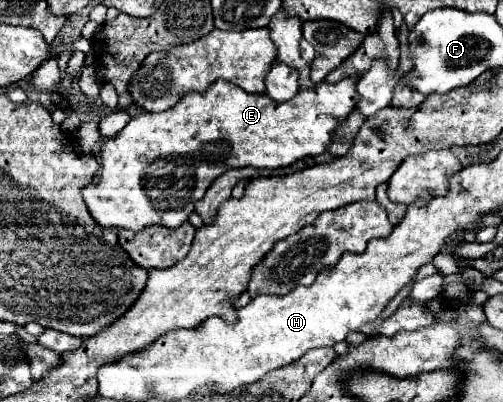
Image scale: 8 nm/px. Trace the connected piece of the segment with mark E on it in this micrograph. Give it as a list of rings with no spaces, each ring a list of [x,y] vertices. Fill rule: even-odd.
[[[349,75],[335,85],[321,81],[311,89],[301,89],[291,101],[283,103],[273,101],[267,93],[247,93],[233,83],[219,79],[205,93],[187,93],[167,111],[139,113],[115,137],[105,139],[101,145],[99,169],[93,181],[83,189],[87,209],[101,227],[141,231],[147,225],[165,225],[175,229],[189,219],[193,203],[199,201],[207,187],[225,171],[243,167],[277,169],[287,167],[297,159],[325,153],[333,143],[335,129],[349,117],[359,101],[359,79],[361,75]]]

